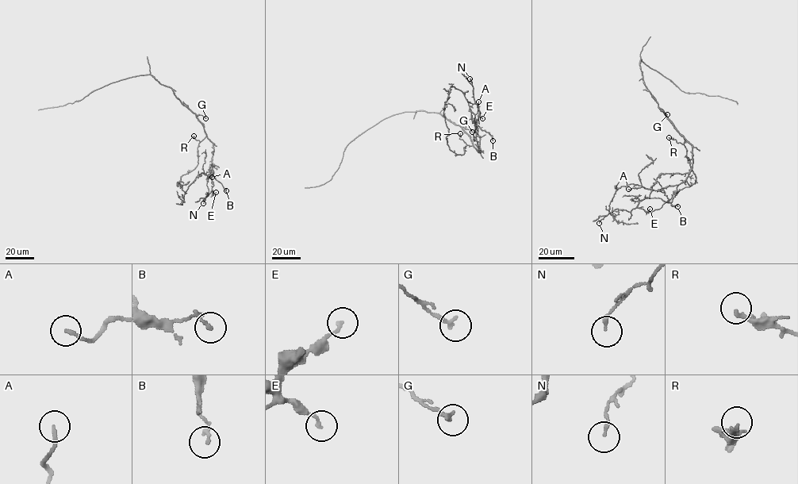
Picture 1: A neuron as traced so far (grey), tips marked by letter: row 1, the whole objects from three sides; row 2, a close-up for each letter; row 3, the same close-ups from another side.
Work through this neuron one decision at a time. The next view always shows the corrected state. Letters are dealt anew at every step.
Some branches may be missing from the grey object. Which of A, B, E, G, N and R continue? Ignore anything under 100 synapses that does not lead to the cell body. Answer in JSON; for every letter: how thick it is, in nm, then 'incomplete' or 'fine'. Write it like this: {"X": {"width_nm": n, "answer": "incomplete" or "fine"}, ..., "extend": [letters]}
{"A": {"width_nm": 140, "answer": "fine"}, "B": {"width_nm": 180, "answer": "fine"}, "E": {"width_nm": 150, "answer": "fine"}, "G": {"width_nm": 200, "answer": "fine"}, "N": {"width_nm": 140, "answer": "fine"}, "R": {"width_nm": 200, "answer": "fine"}, "extend": []}

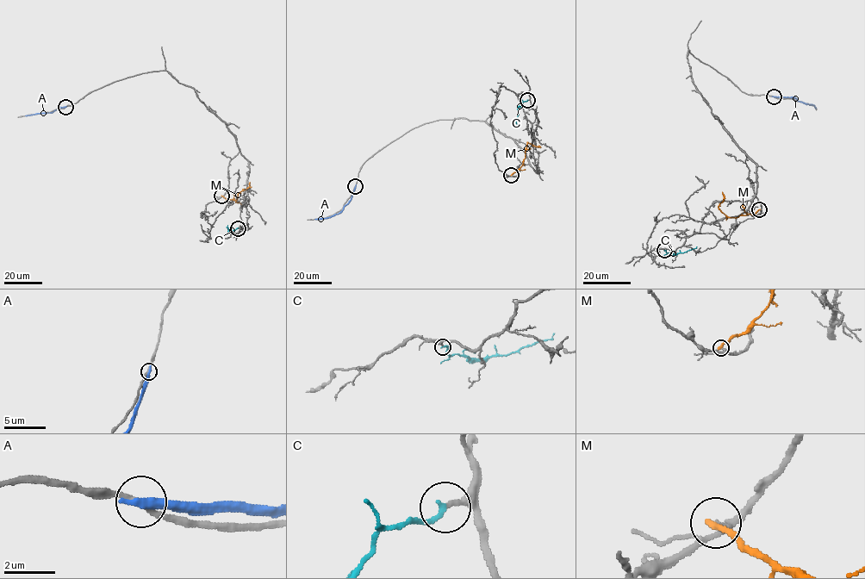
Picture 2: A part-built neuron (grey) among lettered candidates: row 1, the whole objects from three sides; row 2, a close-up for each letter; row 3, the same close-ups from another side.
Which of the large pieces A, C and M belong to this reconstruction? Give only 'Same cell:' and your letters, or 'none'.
Same cell: C

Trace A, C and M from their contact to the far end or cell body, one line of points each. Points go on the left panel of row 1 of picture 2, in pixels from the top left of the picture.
A: (65, 107), (59, 107), (52, 112), (25, 115)
C: (238, 228), (228, 231), (227, 225)
M: (221, 196), (236, 202), (238, 194), (248, 187), (249, 182)

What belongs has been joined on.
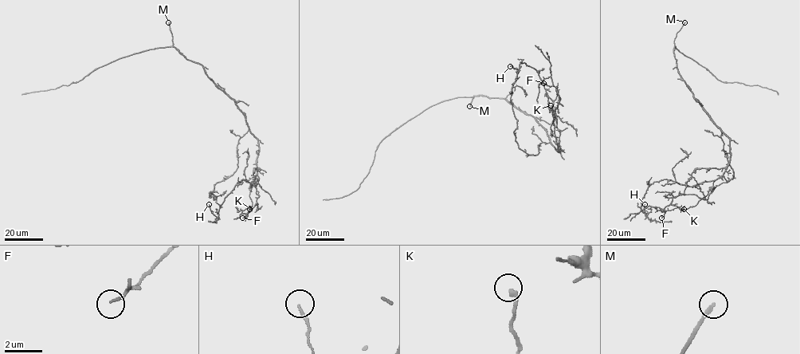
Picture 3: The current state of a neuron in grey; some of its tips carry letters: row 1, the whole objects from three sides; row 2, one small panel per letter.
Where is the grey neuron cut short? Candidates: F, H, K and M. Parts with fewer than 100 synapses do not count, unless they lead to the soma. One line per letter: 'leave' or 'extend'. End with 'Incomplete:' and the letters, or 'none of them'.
F: leave
H: leave
K: leave
M: extend
Incomplete: M

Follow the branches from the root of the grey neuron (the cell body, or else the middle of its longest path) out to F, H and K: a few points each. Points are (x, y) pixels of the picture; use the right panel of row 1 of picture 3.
F: (687, 86), (710, 119), (729, 139), (730, 163), (720, 168), (696, 169), (684, 192), (672, 198), (661, 218)
H: (687, 86), (729, 139), (729, 164), (719, 178), (692, 186), (654, 181), (641, 202), (647, 217), (645, 204)
K: (687, 86), (710, 119), (729, 139), (730, 158), (725, 171), (713, 182), (707, 194), (695, 206), (684, 209)

